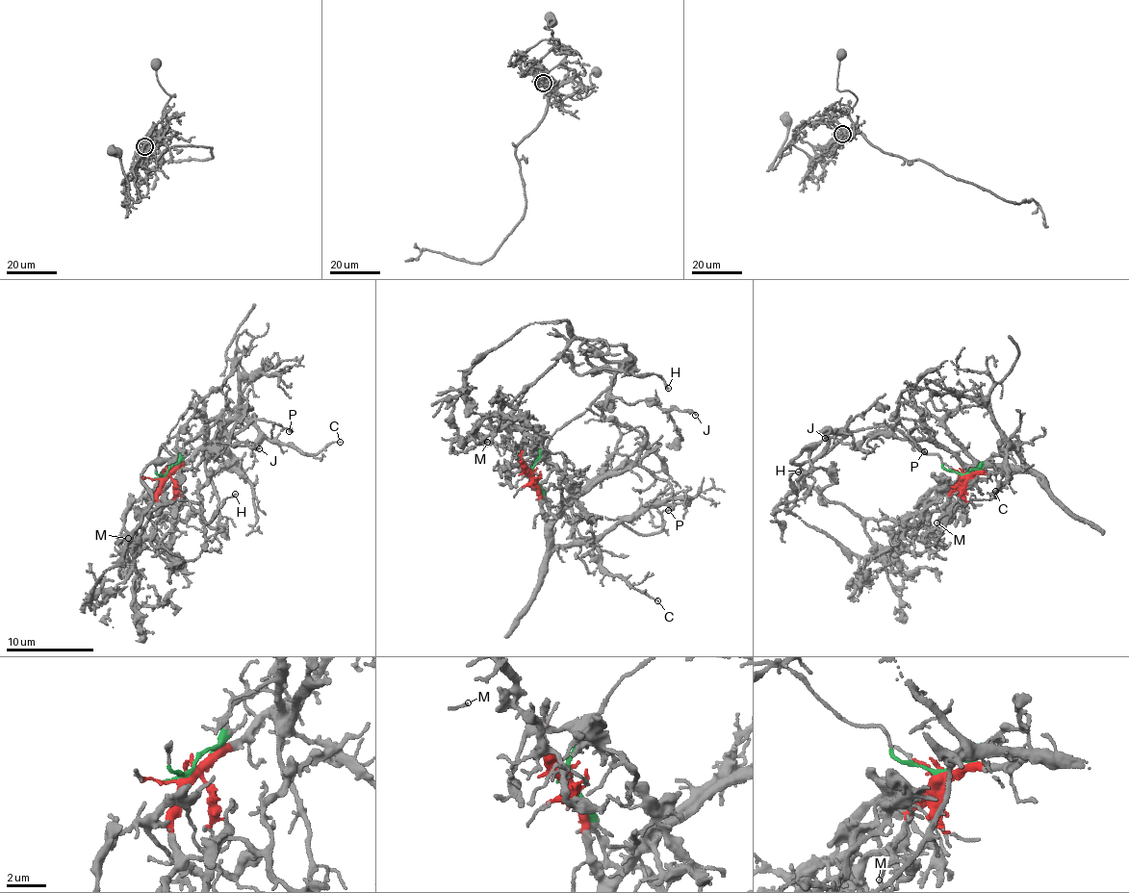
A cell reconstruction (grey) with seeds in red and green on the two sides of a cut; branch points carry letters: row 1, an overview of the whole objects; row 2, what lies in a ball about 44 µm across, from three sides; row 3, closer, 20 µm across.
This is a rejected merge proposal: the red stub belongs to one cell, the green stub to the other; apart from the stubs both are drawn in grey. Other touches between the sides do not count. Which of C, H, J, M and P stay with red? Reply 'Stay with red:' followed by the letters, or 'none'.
Stay with red: C, M, P

